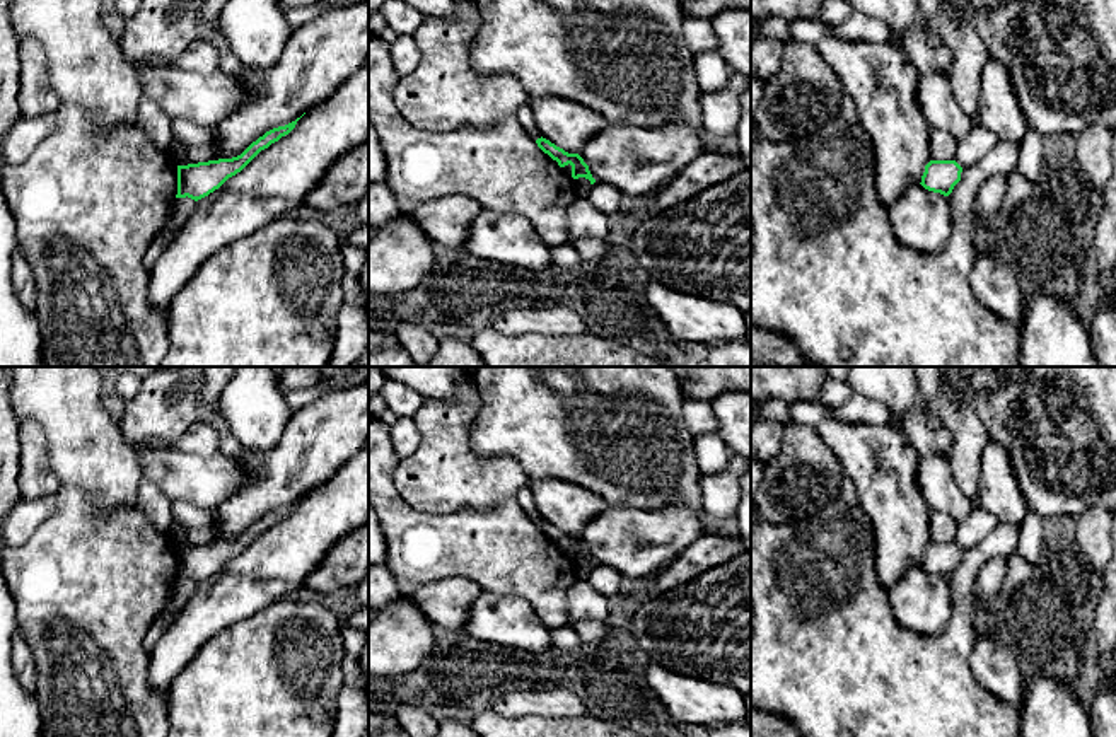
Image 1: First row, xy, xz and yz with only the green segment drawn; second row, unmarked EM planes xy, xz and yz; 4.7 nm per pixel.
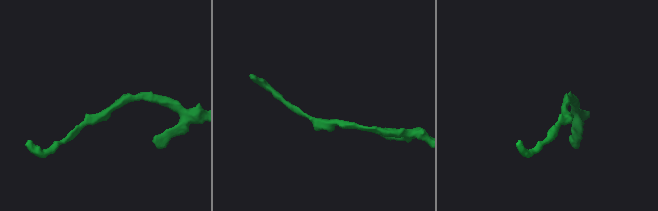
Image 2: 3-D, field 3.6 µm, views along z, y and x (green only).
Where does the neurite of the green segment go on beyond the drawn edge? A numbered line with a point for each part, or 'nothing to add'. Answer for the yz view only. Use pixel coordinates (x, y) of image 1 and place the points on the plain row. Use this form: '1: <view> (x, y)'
nothing to add

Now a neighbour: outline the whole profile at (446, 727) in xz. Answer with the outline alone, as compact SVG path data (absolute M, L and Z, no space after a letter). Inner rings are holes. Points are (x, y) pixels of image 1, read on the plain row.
M440 720L435 737L478 737L476 732L466 722Z

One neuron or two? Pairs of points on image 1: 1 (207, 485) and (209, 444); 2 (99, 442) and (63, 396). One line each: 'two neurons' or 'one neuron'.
1: two neurons
2: one neuron

